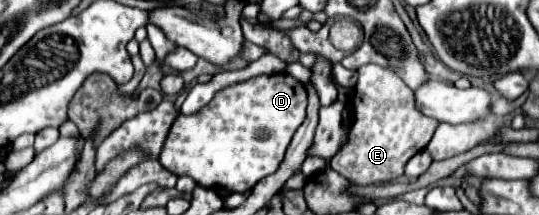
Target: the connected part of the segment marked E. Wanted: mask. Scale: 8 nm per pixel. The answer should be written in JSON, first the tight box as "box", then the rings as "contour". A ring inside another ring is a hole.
{"box":[329,65,437,185],"contour":[[[363,65],[359,81],[351,93],[353,123],[347,143],[329,161],[329,167],[349,179],[351,185],[375,185],[395,181],[403,175],[405,163],[431,141],[437,121],[415,109],[413,91],[403,85],[403,79],[381,65]]]}

